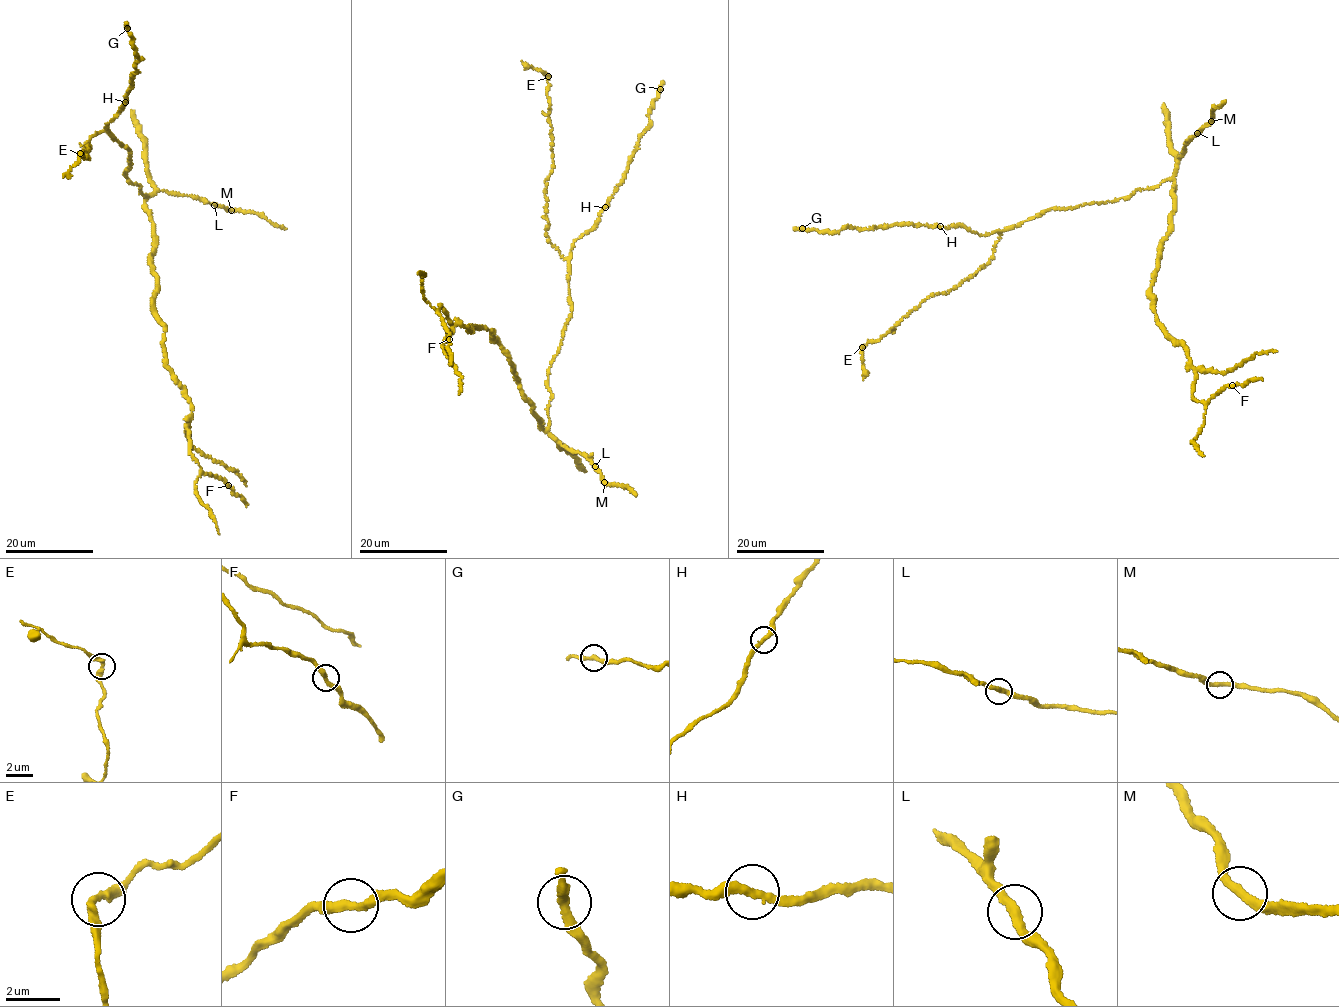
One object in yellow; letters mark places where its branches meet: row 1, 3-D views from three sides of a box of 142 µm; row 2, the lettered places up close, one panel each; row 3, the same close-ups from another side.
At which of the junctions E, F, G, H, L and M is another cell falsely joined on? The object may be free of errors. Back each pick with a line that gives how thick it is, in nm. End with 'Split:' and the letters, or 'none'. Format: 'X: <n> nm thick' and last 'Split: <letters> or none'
E: 340 nm thick
Split: E

